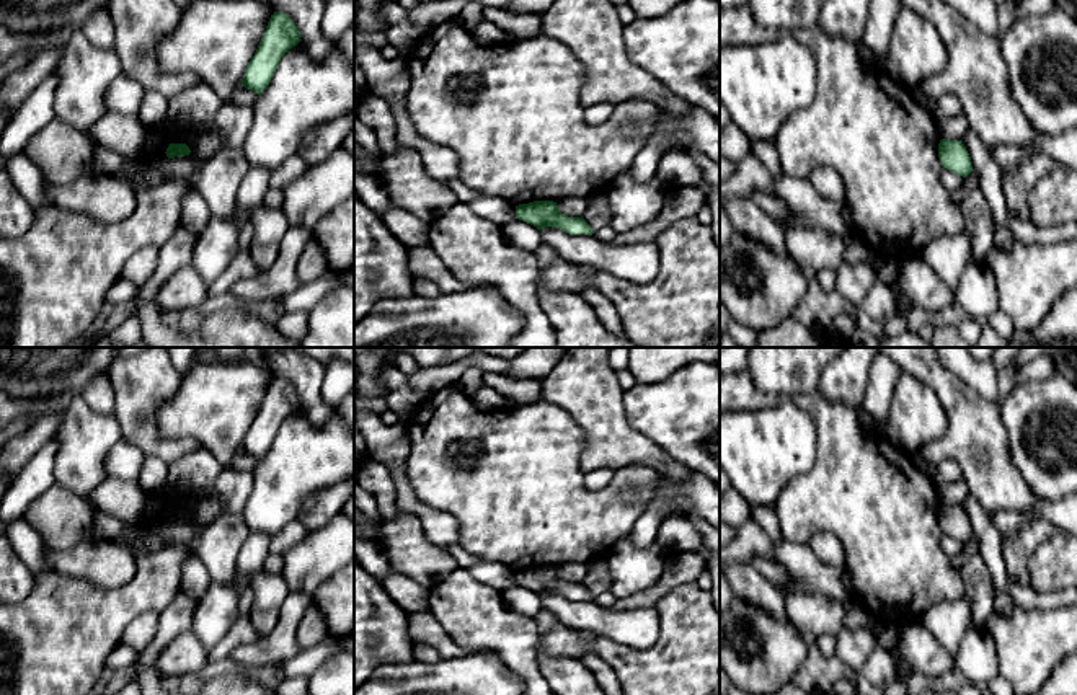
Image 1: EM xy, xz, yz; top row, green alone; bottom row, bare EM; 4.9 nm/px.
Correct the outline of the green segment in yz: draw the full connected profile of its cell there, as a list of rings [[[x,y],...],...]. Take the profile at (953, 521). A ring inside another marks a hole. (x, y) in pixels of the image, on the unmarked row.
[[[942,504],[938,509],[938,524],[942,532],[966,543],[971,537],[971,522],[963,506]]]

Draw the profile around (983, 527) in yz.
[[[969,493],[963,509],[971,522],[973,537],[979,542],[979,555],[984,560],[987,571],[995,586],[994,612],[1007,617],[1015,605],[1008,589],[1007,563],[1002,550],[1002,537],[989,514],[979,501]]]

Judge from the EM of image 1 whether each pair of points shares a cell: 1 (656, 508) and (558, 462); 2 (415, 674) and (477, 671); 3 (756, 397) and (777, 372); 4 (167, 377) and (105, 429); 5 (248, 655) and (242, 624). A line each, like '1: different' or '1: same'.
1: different
2: same
3: different
4: different
5: different

